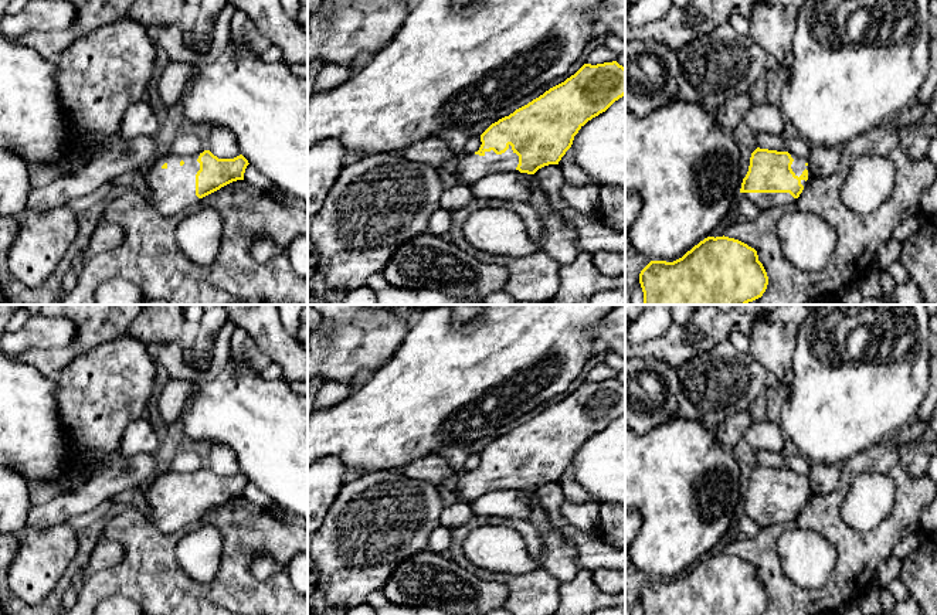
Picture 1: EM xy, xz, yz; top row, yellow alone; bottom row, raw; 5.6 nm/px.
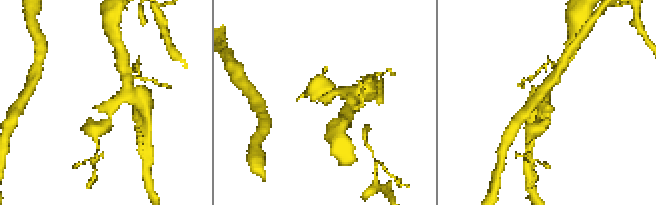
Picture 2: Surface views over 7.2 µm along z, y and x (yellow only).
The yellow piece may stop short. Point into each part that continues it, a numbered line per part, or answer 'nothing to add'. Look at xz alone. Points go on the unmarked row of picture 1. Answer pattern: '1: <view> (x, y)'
1: xz (471, 485)

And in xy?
1: xy (172, 508)

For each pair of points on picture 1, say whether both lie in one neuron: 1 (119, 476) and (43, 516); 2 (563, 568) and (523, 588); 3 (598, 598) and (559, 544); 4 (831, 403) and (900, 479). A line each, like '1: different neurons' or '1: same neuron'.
1: same neuron
2: different neurons
3: different neurons
4: different neurons

